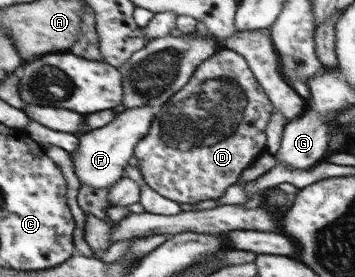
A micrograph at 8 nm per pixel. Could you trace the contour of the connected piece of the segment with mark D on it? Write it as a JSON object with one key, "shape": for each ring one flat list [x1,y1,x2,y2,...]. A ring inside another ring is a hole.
{"shape":[[219,47,210,58,201,62,190,80,157,110,148,134,135,148,141,175,147,185,179,204,198,204,220,198,237,182,249,164,266,151,266,125,273,104,256,80,246,59,234,50]]}

